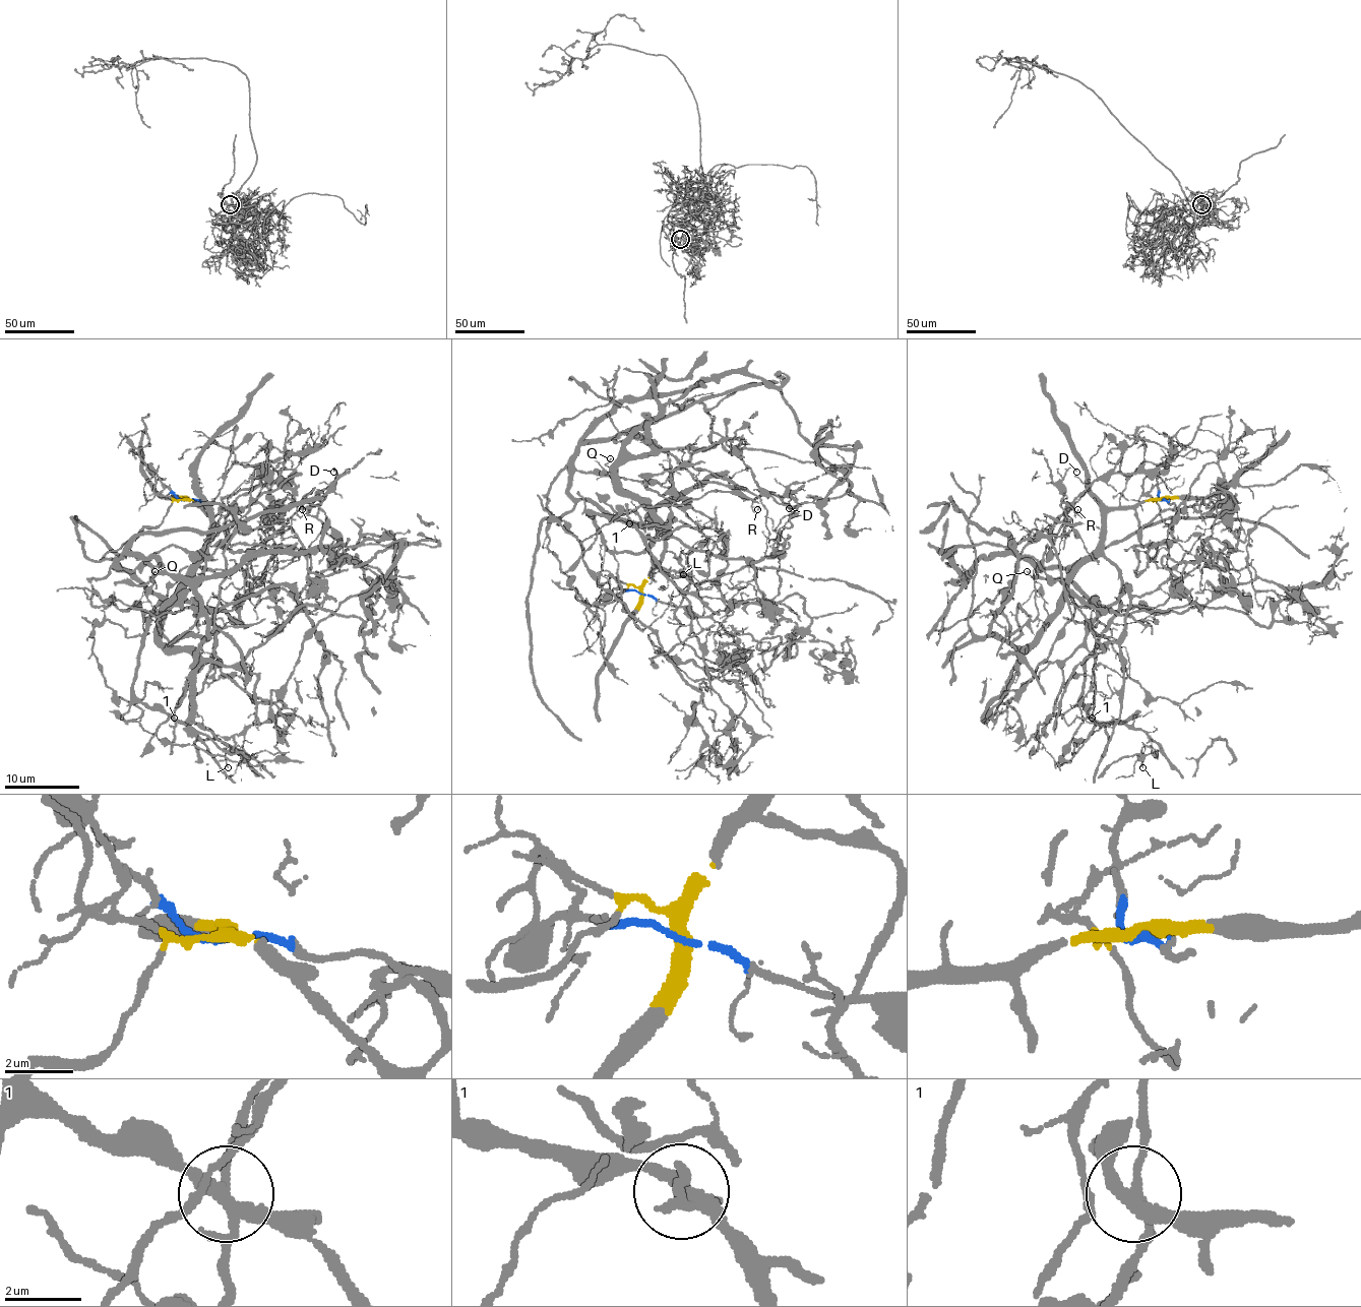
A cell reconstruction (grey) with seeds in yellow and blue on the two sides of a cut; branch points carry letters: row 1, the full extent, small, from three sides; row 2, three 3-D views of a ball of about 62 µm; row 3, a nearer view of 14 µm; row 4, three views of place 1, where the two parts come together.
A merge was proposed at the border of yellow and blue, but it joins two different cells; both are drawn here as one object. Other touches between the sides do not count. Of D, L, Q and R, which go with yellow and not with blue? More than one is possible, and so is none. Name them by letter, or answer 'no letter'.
D, L, Q, R

